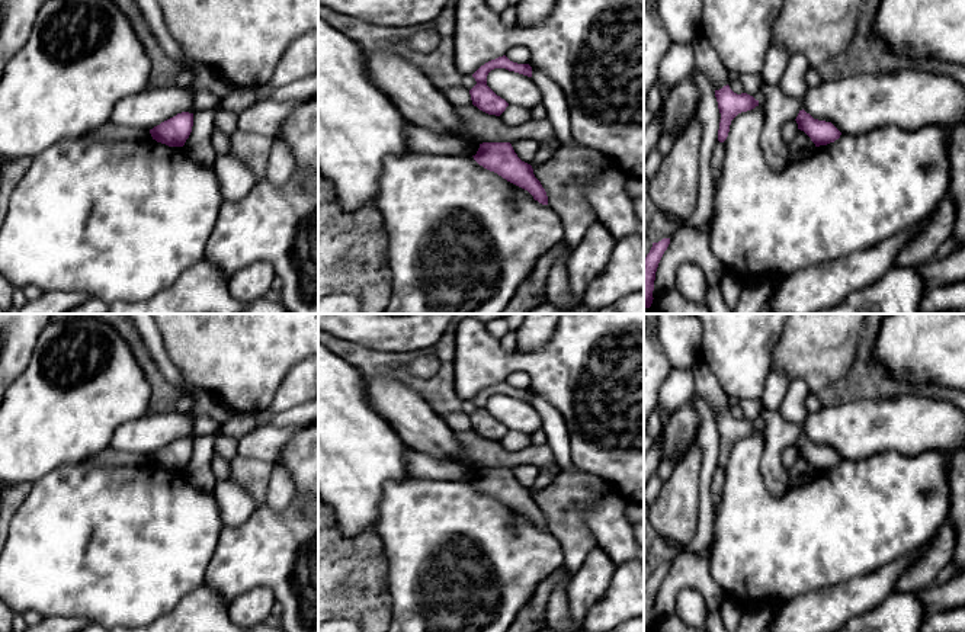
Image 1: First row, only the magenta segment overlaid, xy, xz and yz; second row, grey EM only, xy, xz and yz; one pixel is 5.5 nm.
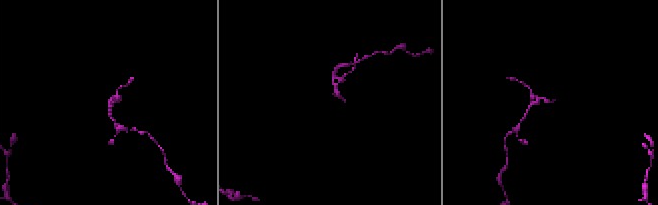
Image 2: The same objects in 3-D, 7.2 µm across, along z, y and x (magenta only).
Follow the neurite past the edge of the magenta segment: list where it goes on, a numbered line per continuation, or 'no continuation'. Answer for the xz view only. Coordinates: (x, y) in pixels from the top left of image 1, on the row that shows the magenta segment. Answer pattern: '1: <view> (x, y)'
no continuation

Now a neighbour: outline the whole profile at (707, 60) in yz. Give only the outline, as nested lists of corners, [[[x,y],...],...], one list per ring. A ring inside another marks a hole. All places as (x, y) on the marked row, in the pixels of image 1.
[[[699,31],[692,41],[695,68],[700,70],[714,90],[719,90],[730,83],[730,71],[721,62],[709,41]]]

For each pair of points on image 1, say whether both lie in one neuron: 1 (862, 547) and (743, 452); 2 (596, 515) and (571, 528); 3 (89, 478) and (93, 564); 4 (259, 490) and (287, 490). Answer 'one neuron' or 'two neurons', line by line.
1: one neuron
2: two neurons
3: one neuron
4: two neurons

